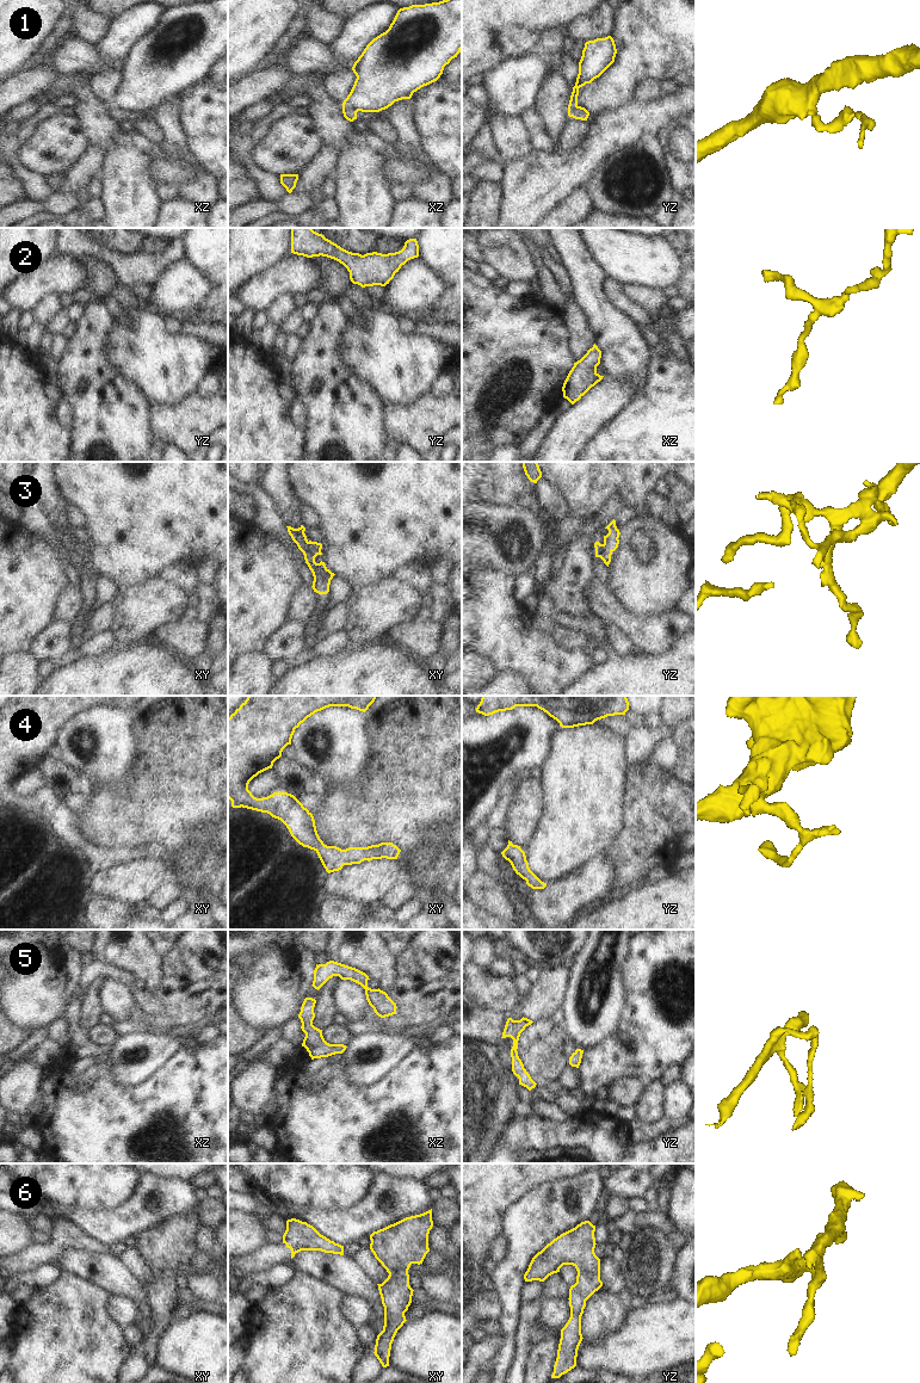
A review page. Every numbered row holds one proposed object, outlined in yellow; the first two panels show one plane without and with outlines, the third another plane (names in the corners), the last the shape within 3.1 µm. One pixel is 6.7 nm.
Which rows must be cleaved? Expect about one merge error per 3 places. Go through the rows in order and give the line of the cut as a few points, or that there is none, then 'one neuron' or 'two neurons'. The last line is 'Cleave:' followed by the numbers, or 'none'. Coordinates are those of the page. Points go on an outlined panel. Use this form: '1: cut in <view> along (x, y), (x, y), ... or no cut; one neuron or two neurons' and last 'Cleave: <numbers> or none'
1: cut in xz along (343, 105), (356, 112); two neurons
2: no cut; one neuron
3: no cut; one neuron
4: no cut; one neuron
5: no cut; one neuron
6: no cut; one neuron
Cleave: 1

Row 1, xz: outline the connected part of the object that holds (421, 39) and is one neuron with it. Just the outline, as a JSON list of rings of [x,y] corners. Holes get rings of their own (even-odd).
[[[443,0],[400,8],[389,29],[373,38],[354,62],[352,70],[357,79],[342,106],[353,109],[356,112],[379,112],[395,101],[410,99],[414,92],[437,81],[444,67],[457,57],[461,50],[462,0]]]

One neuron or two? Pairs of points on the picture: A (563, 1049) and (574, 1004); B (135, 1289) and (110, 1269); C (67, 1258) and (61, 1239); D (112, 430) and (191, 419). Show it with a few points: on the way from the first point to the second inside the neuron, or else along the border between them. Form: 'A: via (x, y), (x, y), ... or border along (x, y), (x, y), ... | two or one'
A: border along (562, 1026), (578, 1048) | two
B: via (129, 1286), (116, 1275) | one
C: border along (93, 1252), (65, 1251), (55, 1261) | two
D: border along (149, 405), (150, 427), (156, 438) | two

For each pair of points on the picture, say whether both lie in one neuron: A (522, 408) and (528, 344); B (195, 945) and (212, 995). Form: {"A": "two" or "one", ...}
{"A": "one", "B": "one"}

